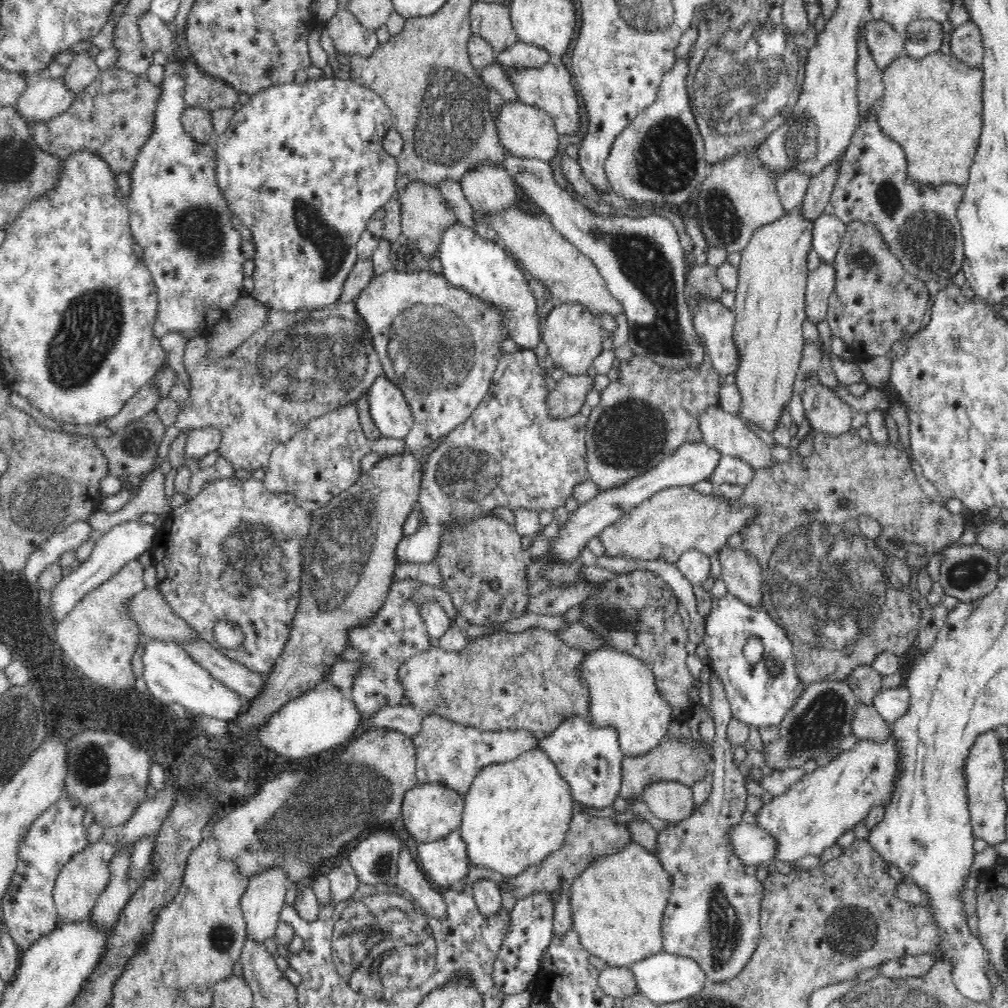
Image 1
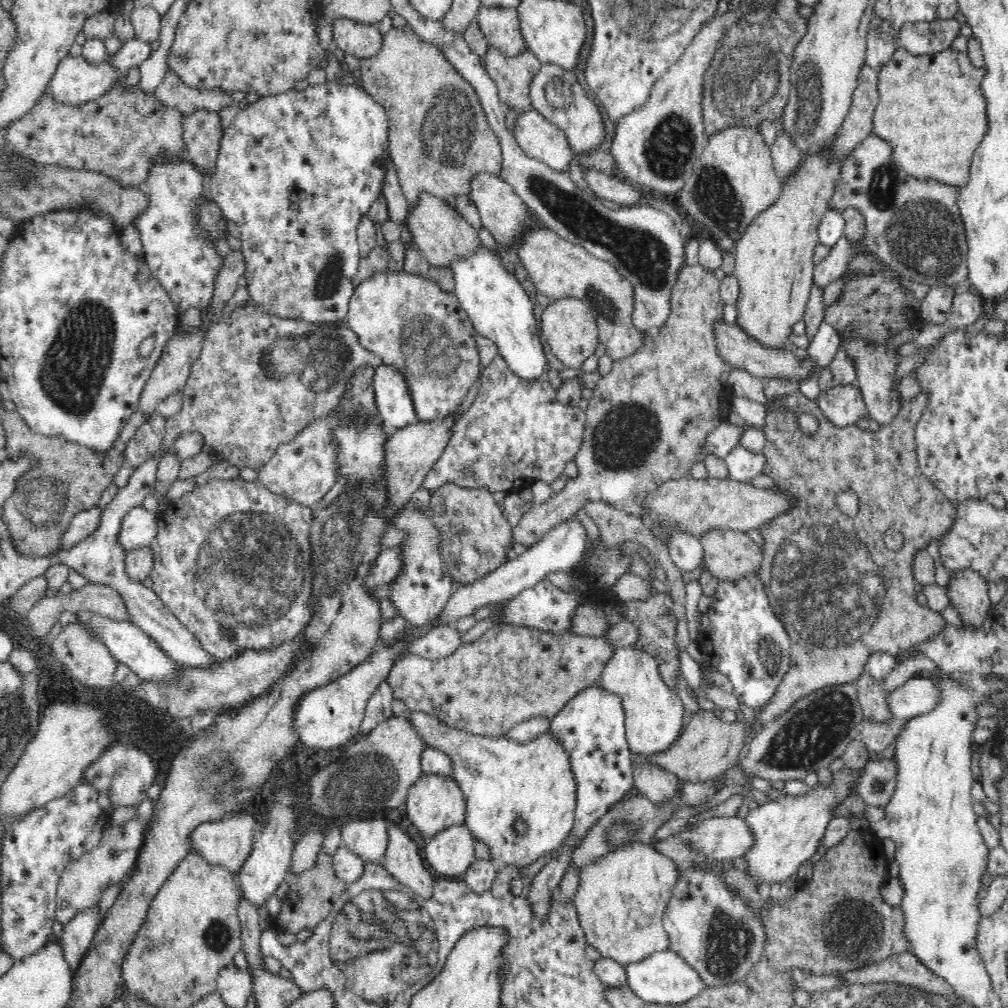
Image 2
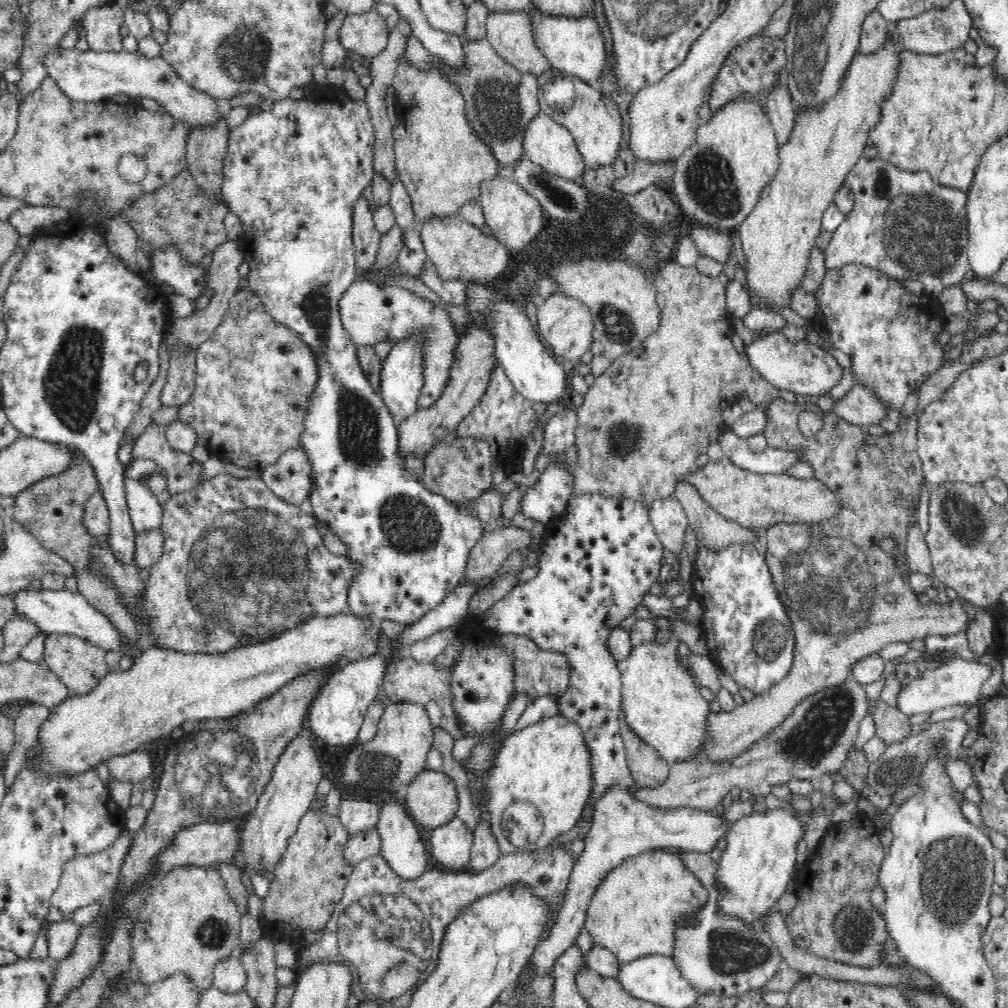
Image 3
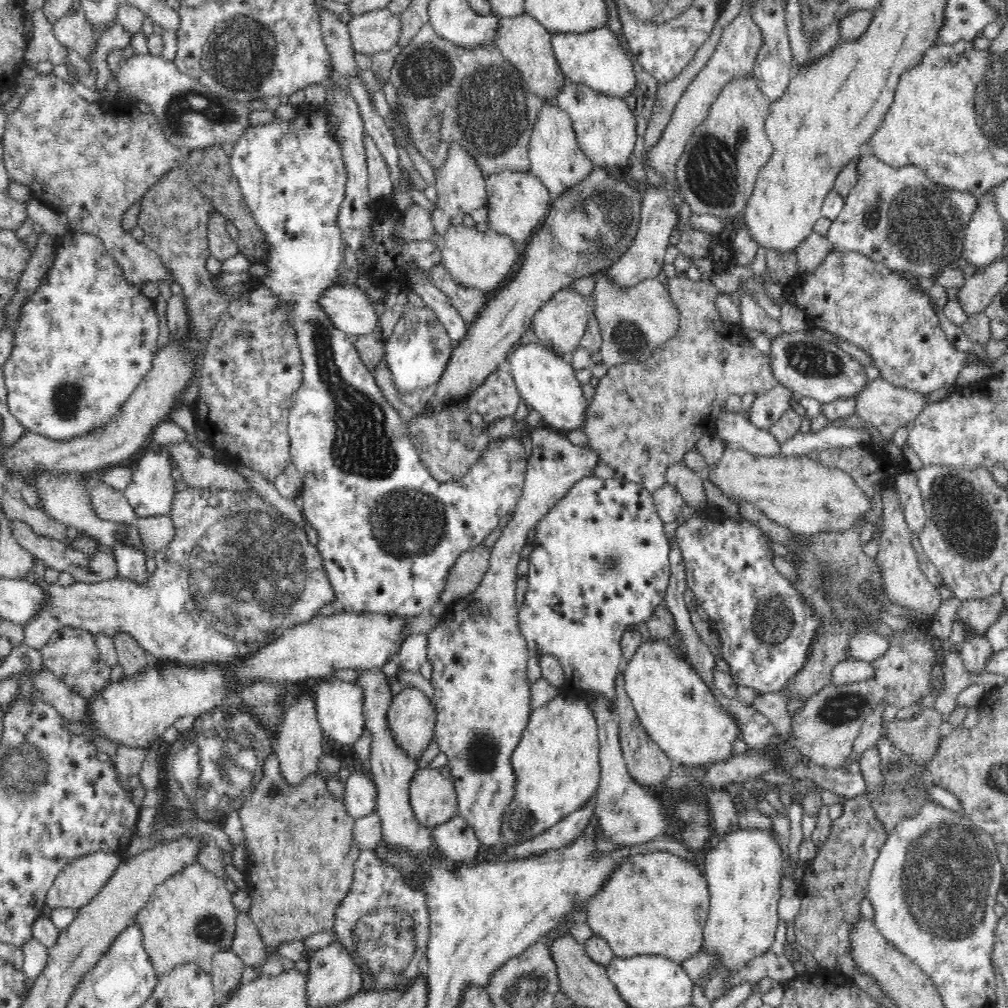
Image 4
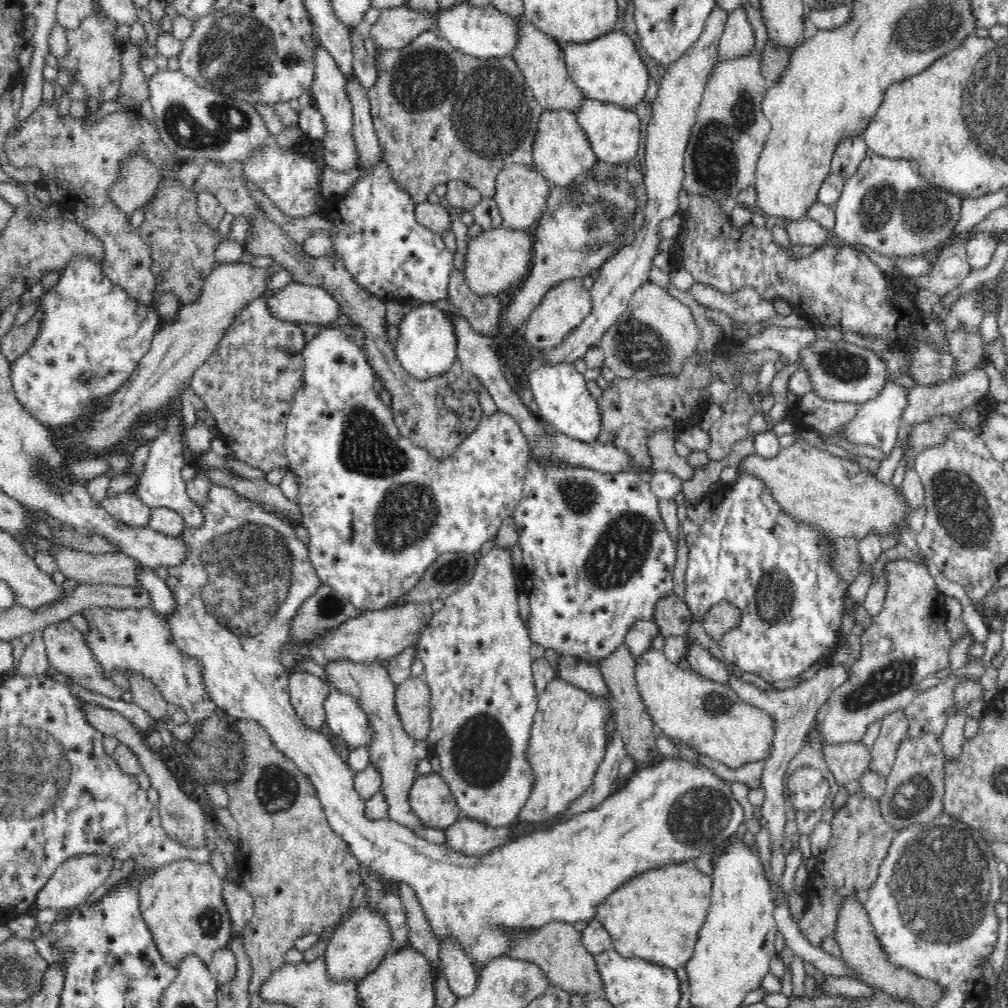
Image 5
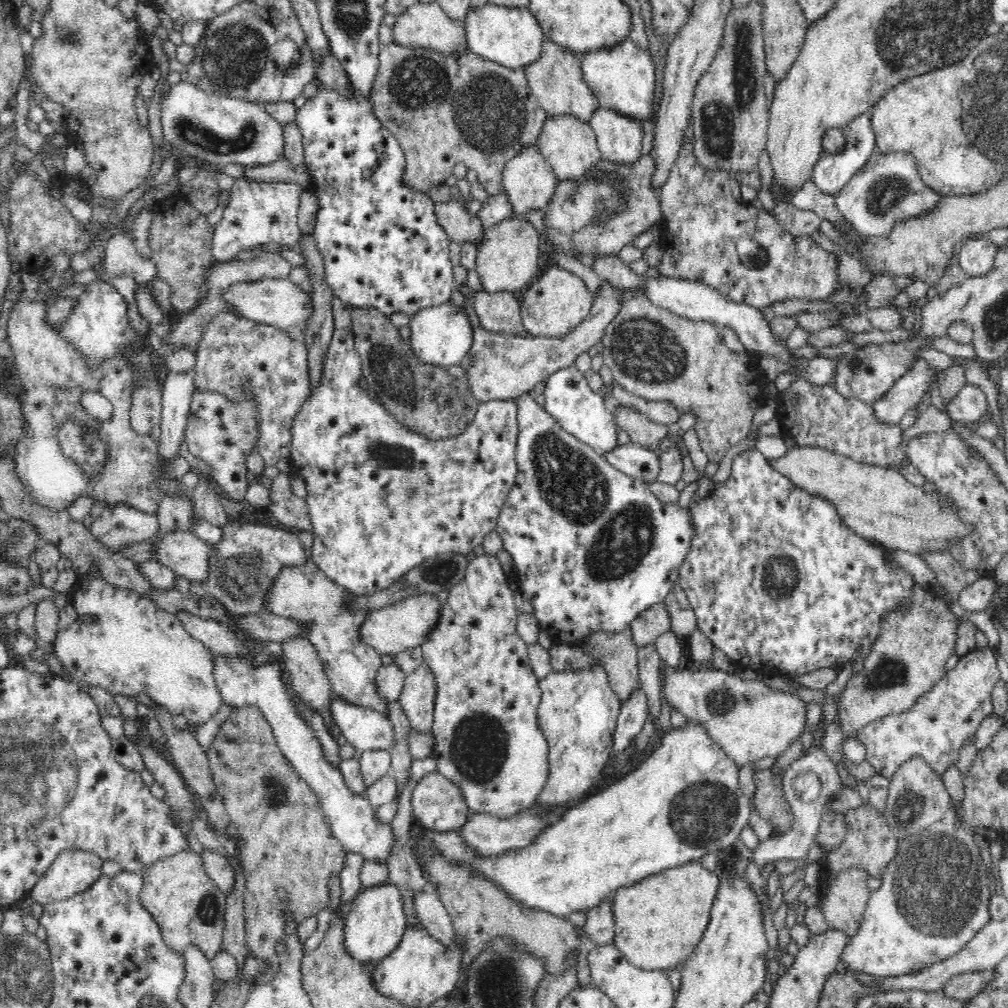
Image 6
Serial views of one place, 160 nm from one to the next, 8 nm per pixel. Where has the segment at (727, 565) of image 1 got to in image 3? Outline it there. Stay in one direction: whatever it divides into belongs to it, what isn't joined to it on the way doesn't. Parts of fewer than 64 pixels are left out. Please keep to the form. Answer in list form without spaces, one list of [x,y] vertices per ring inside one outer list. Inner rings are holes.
[[[683,479],[674,489],[675,498],[682,504],[690,529],[696,538],[702,538],[709,544],[709,548],[720,550],[726,548],[734,541],[747,541],[757,550],[764,550],[766,544],[760,544],[750,529],[743,528],[740,524],[724,519],[718,511],[700,495],[700,491]]]

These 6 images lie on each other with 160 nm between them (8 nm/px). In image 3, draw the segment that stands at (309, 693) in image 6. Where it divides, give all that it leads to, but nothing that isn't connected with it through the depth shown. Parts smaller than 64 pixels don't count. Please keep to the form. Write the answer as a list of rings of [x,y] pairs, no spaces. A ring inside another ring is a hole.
[[[296,736],[290,739],[263,793],[258,797],[256,808],[243,821],[241,839],[245,870],[268,874],[268,866],[272,866],[274,859],[280,858],[289,836],[296,831],[300,818],[305,816],[322,777],[322,766],[314,754],[310,738]]]

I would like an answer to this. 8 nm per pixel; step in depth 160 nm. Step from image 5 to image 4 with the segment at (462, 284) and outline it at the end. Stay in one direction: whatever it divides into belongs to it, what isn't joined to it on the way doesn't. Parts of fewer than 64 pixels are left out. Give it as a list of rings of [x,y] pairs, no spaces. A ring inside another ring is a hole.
[[[443,264],[436,266],[432,273],[432,285],[450,299],[451,305],[461,314],[466,324],[473,323],[486,304],[486,295],[474,287],[456,283]]]

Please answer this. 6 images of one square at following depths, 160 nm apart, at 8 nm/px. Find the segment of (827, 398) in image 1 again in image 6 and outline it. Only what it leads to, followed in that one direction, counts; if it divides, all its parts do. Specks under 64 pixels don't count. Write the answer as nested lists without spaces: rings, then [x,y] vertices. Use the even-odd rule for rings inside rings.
[[[966,383],[951,401],[945,403],[945,412],[960,422],[978,422],[986,413],[986,395],[977,385]]]

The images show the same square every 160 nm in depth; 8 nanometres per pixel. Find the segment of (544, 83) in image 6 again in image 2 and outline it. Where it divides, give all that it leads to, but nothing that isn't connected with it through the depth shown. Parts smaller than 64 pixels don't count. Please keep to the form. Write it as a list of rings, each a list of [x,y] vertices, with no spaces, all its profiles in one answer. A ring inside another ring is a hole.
[[[482,5],[478,10],[476,20],[488,45],[497,49],[502,55],[516,57],[528,50],[521,32],[517,9]]]

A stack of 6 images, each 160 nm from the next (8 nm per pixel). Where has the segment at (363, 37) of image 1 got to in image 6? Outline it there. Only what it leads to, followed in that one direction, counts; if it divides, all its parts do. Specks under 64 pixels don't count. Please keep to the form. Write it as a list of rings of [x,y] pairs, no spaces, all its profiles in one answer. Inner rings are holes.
[[[436,1],[420,2],[409,8],[406,13],[396,16],[392,34],[394,43],[402,47],[434,50],[445,54],[446,57],[462,57],[468,52],[466,29],[461,22],[452,21]]]

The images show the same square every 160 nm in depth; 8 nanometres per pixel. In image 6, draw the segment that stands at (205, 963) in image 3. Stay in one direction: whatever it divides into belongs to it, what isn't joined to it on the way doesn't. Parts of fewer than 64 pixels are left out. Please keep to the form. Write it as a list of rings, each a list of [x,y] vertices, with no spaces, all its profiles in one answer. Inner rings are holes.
[[[191,849],[181,850],[157,859],[140,872],[143,878],[140,900],[152,918],[159,923],[167,946],[183,954],[187,946],[193,944],[212,961],[216,952],[223,948],[226,895],[212,877],[208,876],[202,856]]]

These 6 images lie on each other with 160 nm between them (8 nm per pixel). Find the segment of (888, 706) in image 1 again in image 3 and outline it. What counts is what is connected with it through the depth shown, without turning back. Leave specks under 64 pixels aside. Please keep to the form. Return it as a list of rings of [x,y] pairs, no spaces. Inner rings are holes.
[[[955,653],[951,661],[943,662],[935,669],[928,669],[924,674],[901,689],[895,705],[905,716],[931,714],[939,708],[948,708],[953,704],[977,704],[982,700],[982,684],[990,678],[992,671],[987,665],[966,661]]]

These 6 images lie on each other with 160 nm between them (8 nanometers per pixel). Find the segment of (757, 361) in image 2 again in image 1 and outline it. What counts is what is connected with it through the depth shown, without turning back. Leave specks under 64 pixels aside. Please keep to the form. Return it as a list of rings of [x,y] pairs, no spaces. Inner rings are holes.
[[[702,300],[696,306],[696,316],[691,318],[698,337],[706,342],[707,356],[721,376],[736,372],[740,366],[740,350],[735,345],[733,334],[733,311],[722,305],[721,301]]]

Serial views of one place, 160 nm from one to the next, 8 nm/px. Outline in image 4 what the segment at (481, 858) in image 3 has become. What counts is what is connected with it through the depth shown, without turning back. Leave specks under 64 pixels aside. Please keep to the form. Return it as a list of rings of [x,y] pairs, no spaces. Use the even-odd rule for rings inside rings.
[[[550,427],[548,430],[546,428],[538,428],[532,432],[532,458],[530,462],[527,462],[527,471],[525,476],[523,494],[520,498],[519,504],[516,505],[515,513],[513,517],[509,519],[508,525],[499,533],[496,533],[495,536],[491,539],[491,554],[489,558],[489,566],[485,568],[484,574],[481,576],[480,582],[476,586],[476,590],[470,592],[470,596],[462,597],[462,600],[458,602],[453,602],[448,605],[448,614],[442,618],[442,622],[438,622],[438,628],[432,630],[428,634],[428,638],[425,638],[425,656],[430,665],[432,665],[432,676],[430,676],[431,684],[434,688],[434,698],[435,698],[435,711],[436,722],[434,726],[434,739],[437,742],[437,748],[440,751],[444,752],[447,756],[448,764],[450,770],[452,770],[452,776],[454,776],[454,789],[456,789],[457,794],[457,804],[459,806],[458,814],[462,815],[466,822],[475,830],[475,834],[478,835],[480,841],[484,846],[489,846],[496,848],[500,845],[500,826],[502,824],[502,816],[504,812],[510,809],[510,804],[514,801],[516,788],[518,788],[518,778],[515,775],[515,768],[512,767],[511,754],[514,752],[514,749],[518,746],[520,737],[524,732],[524,729],[527,728],[527,724],[531,715],[531,685],[528,682],[527,677],[527,662],[530,658],[532,652],[529,650],[526,639],[523,637],[523,632],[520,631],[520,620],[519,620],[519,609],[516,605],[516,584],[514,580],[518,579],[518,574],[516,569],[518,568],[518,558],[520,558],[520,552],[527,544],[526,535],[528,535],[529,530],[533,530],[534,526],[539,520],[552,508],[552,504],[556,500],[560,500],[570,487],[574,483],[578,483],[581,478],[584,478],[591,474],[592,470],[595,469],[597,465],[598,457],[591,447],[578,447],[572,442],[566,440],[565,433],[561,432],[550,432]]]

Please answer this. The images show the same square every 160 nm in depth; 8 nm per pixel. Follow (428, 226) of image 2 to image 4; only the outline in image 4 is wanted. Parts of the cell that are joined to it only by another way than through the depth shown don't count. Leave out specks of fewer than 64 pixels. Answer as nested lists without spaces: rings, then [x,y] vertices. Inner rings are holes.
[[[450,225],[447,232],[440,235],[435,232],[432,241],[442,250],[443,262],[450,276],[456,283],[464,287],[474,287],[482,293],[498,290],[506,284],[518,266],[518,254],[522,252],[522,246],[516,244],[514,239],[506,234],[488,230],[480,232],[475,226]]]

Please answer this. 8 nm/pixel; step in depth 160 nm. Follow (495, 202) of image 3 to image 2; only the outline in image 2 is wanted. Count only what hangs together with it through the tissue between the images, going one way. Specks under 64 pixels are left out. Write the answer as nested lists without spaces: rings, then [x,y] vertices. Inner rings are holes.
[[[480,173],[471,180],[471,192],[468,194],[476,205],[481,218],[481,226],[487,228],[495,238],[497,245],[502,248],[512,247],[523,238],[528,227],[524,227],[524,220],[528,218],[527,204],[516,194],[510,183],[502,180],[500,175]]]

